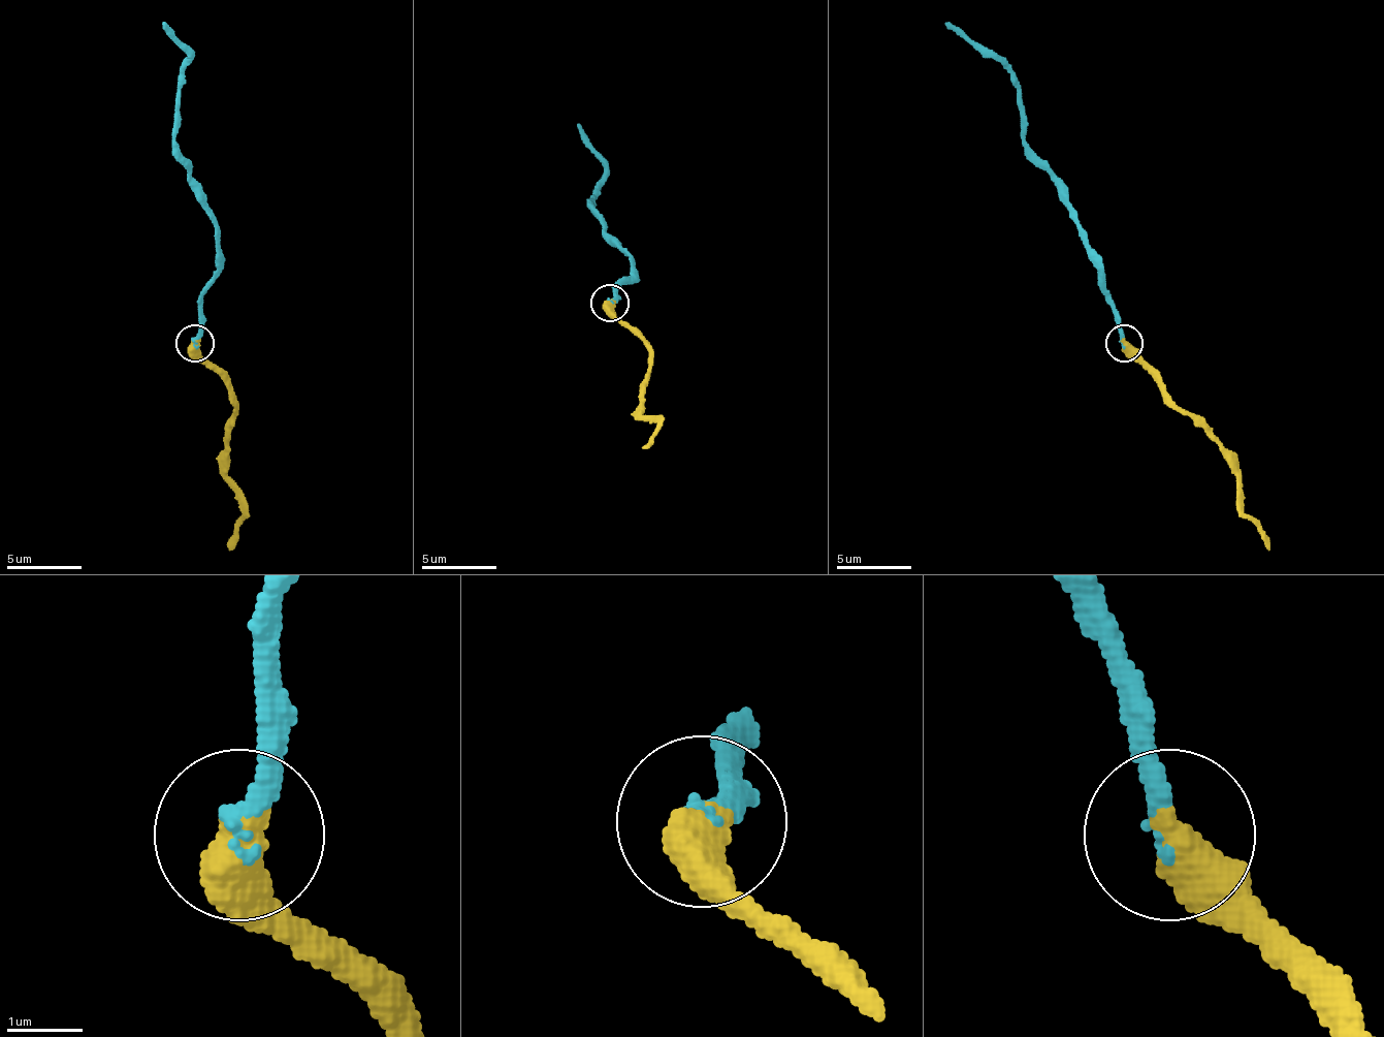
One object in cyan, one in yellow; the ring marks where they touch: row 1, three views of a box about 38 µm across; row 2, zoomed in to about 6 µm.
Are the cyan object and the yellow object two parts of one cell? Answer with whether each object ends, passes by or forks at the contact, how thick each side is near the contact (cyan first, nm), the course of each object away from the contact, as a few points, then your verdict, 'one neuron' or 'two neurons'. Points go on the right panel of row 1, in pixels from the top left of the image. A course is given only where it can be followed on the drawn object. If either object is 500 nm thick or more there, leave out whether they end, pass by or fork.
calibres 260 and 600 nm; course cyan (1121, 344), (1098, 257), (1065, 186), (1027, 145), (1020, 85), (944, 24); course yellow (1125, 344), (1219, 445), (1237, 476), (1245, 517), (1267, 551); one neuron

